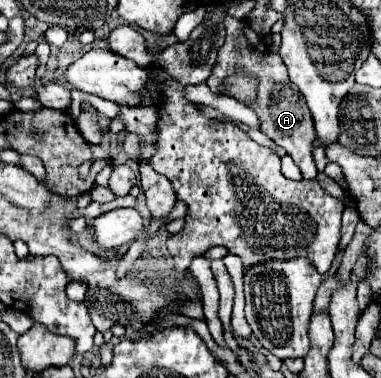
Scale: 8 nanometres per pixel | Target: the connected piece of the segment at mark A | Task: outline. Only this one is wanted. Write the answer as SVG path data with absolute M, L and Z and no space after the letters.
M226 16L224 28L226 28L226 42L218 50L218 60L208 78L208 86L212 88L212 92L218 92L226 74L230 74L236 66L244 66L246 72L258 76L258 80L260 80L258 82L258 104L252 108L262 122L262 132L292 156L294 164L302 172L302 178L316 178L318 170L316 170L316 164L312 158L312 148L314 148L312 142L316 138L316 132L314 132L312 116L310 116L310 110L306 108L306 100L302 100L302 94L298 92L298 88L294 88L294 84L290 84L288 68L282 62L280 54L272 52L266 46L266 42L250 28L250 24L246 20Z

